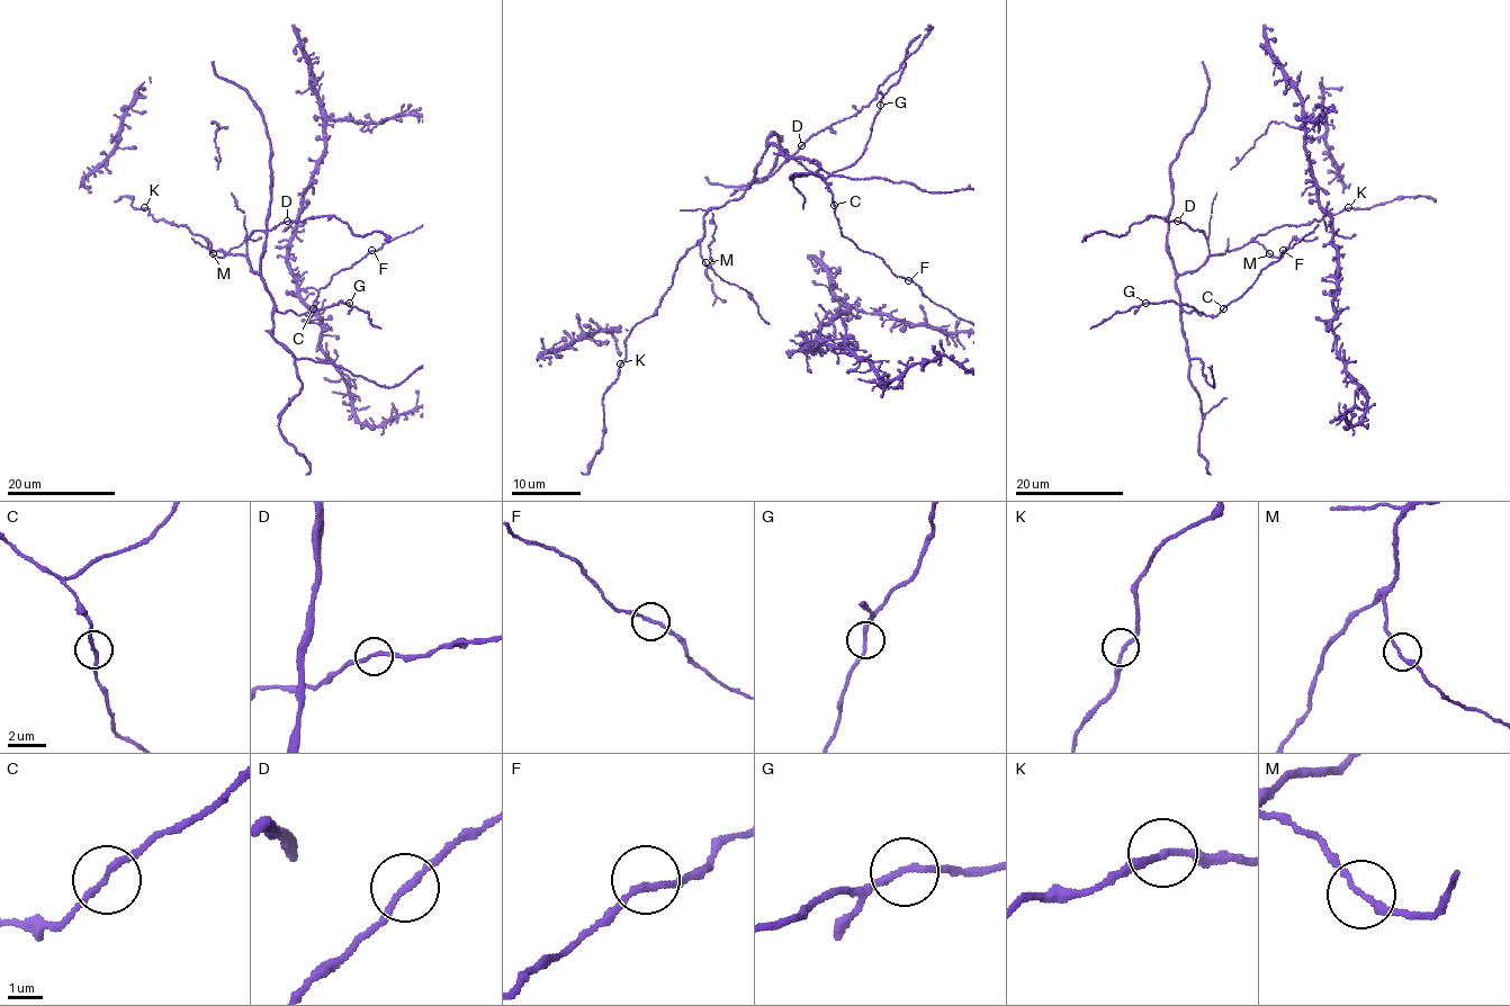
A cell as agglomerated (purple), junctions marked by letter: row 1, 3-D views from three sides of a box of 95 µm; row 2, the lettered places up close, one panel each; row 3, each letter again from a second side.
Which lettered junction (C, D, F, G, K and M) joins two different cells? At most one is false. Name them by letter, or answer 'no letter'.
no letter

